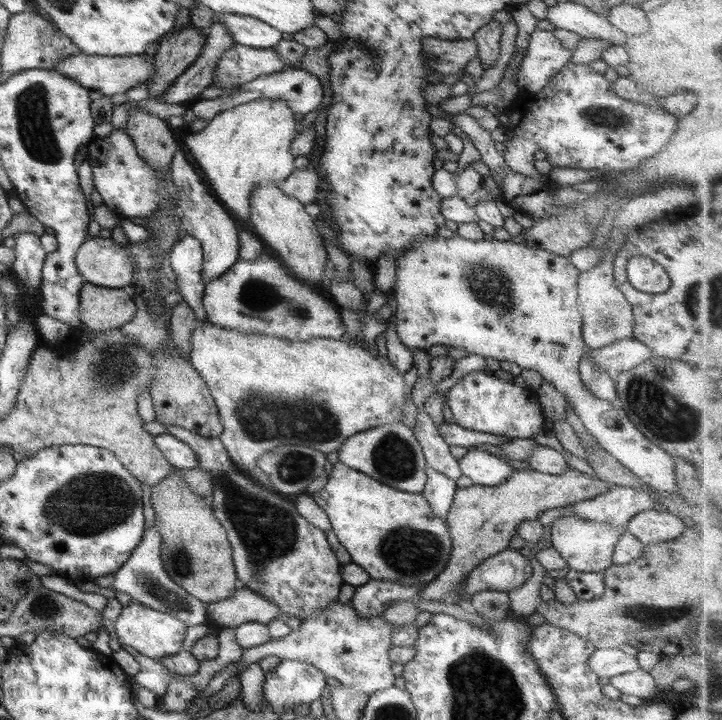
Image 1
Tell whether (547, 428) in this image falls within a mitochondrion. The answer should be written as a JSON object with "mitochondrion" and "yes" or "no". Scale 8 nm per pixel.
{"mitochondrion":"no"}

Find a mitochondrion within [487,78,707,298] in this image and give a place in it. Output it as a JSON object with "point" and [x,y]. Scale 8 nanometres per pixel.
{"point":[600,115]}

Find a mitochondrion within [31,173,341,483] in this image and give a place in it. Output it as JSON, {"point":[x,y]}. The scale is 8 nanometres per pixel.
{"point":[115,365]}

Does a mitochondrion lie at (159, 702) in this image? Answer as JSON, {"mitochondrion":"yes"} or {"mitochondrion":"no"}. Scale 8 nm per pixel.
{"mitochondrion":"no"}

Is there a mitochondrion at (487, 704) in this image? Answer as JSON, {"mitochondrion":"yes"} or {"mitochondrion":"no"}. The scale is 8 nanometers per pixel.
{"mitochondrion":"yes"}

